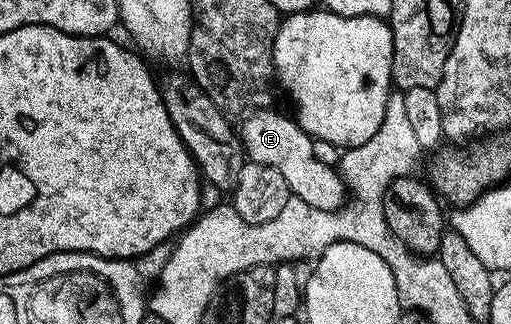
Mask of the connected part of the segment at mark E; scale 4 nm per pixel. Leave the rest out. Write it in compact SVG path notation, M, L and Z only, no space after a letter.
M273 108L260 109L251 112L241 122L240 136L245 156L258 164L278 169L280 175L284 175L284 183L288 183L291 194L308 203L308 207L329 213L343 208L348 201L348 190L342 174L335 166L318 160L313 150L314 138L298 126L293 116L285 117L274 112Z

